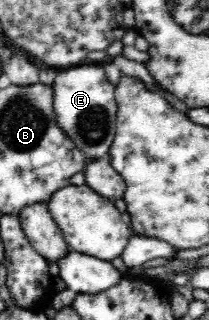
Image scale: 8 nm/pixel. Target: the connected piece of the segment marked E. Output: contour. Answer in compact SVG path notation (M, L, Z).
M80 63L66 69L59 69L52 83L54 88L54 110L56 120L64 132L72 138L76 147L94 158L106 158L108 148L117 128L117 101L115 85L110 84L103 67Z

